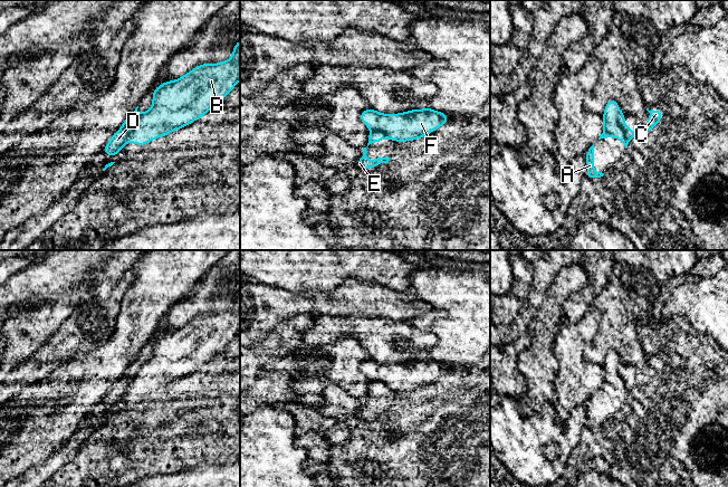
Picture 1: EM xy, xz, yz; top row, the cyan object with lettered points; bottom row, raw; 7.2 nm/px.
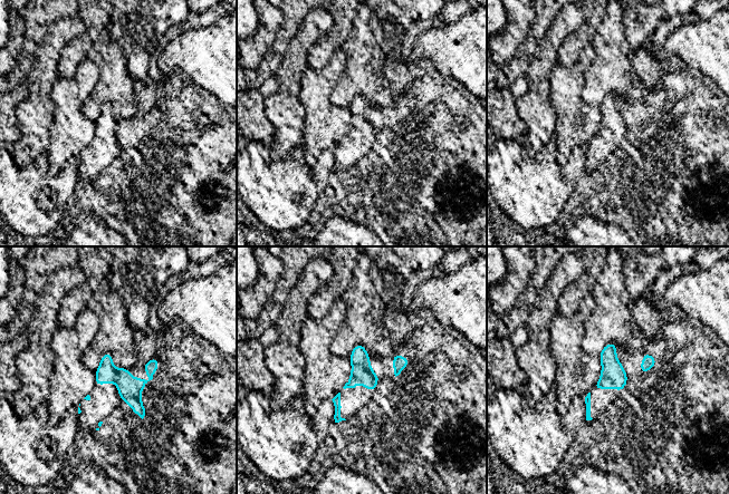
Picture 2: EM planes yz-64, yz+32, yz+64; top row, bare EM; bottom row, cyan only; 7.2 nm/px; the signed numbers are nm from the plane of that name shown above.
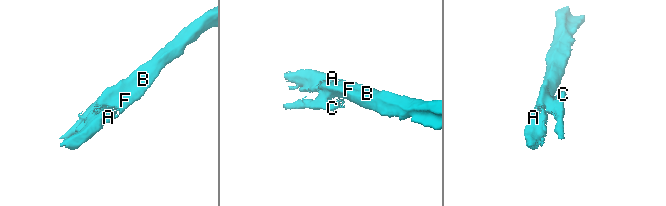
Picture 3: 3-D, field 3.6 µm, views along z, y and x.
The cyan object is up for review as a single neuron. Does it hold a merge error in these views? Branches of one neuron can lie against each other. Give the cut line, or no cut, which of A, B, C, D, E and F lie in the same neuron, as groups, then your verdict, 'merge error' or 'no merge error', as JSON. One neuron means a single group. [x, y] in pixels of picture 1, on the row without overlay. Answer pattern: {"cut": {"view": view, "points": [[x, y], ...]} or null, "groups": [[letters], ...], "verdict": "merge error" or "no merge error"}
{"cut": {"view": "yz", "points": [[619, 362], [619, 374], [629, 392]]}, "groups": [["A", "B", "F"], ["C", "D", "E"]], "verdict": "merge error"}

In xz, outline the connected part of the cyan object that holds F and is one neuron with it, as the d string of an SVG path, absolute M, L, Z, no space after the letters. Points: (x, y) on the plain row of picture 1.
M370 357L361 363L360 370L370 380L383 382L394 392L422 389L450 372L447 364L429 357L397 364L382 364Z

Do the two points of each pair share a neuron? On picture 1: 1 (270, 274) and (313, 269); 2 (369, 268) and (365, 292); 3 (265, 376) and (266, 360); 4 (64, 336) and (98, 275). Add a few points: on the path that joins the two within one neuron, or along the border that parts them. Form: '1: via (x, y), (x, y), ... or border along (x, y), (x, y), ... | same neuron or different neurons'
1: via (280, 269), (303, 269) | same neuron
2: border along (362, 279), (381, 283), (392, 288) | different neurons
3: border along (271, 370), (261, 370), (256, 376) | different neurons
4: via (79, 322), (98, 303), (98, 290) | same neuron

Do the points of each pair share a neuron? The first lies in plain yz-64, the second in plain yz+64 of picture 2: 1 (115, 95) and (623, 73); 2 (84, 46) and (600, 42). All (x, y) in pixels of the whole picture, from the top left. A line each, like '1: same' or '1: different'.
1: same
2: different

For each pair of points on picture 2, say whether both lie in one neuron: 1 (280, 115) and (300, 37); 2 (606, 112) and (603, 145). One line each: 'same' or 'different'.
1: same
2: same

